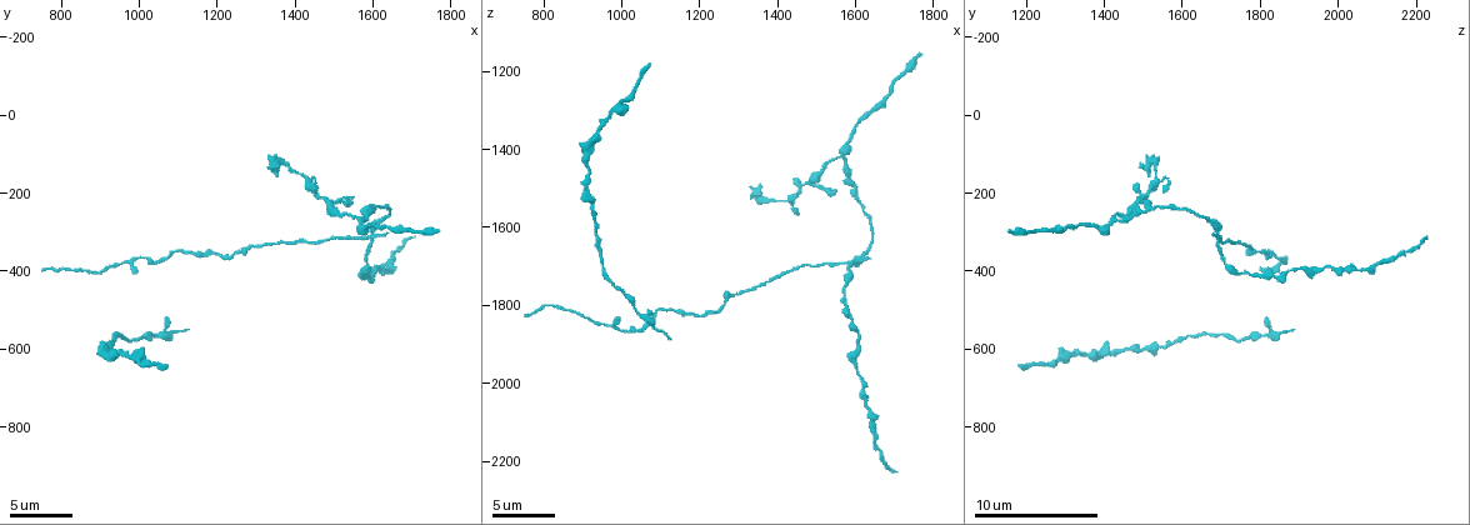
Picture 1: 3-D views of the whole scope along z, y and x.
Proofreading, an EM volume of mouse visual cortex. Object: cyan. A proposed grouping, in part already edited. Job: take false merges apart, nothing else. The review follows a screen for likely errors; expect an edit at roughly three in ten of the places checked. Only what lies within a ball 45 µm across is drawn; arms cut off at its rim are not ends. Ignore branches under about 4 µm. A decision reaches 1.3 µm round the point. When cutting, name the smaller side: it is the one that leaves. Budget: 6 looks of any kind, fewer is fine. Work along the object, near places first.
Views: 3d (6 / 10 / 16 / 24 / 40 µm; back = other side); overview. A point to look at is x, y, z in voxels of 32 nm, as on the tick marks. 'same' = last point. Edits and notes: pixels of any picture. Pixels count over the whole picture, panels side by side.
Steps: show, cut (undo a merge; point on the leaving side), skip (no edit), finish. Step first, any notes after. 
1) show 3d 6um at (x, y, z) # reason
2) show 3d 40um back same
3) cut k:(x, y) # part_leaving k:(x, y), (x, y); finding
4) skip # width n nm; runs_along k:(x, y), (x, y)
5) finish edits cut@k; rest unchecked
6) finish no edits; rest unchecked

show 3d 16um at (1465, 215, 1495) # three-way junction

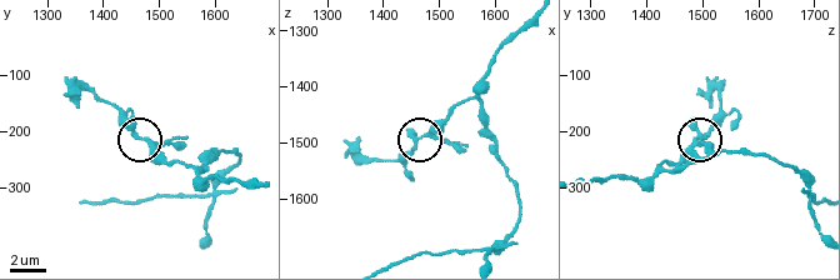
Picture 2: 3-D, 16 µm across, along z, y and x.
show 3d 6um at (1460, 205, 1495)

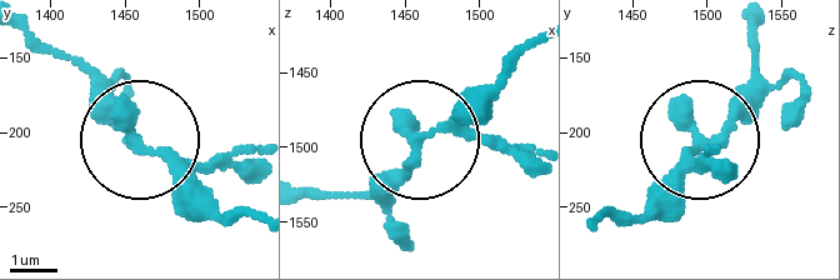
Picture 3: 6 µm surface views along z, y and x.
cut 3:(115, 118) # part_leaving 3:(169, 156), (29, 36); a second cell is stuck on

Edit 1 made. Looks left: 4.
show 3d 16um at (1595, 320, 1690) # four arms meet

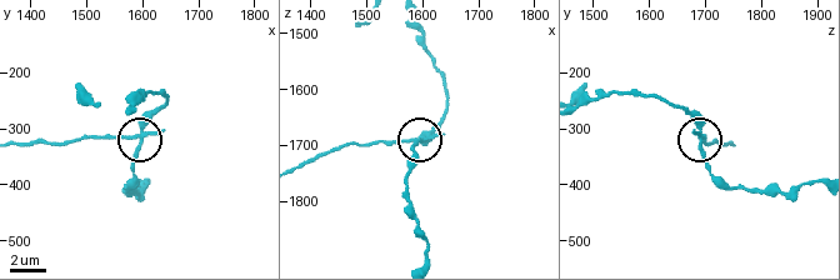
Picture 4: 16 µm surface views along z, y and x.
show 3d 16um back at (1600, 315, 1690)

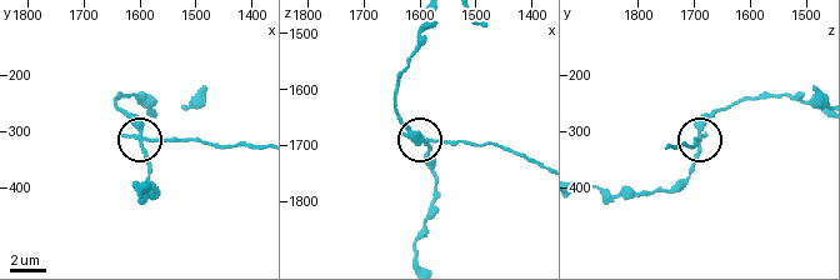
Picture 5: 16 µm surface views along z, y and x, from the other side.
cut 5:(166, 141) # part_leaving 5:(140, 138), (193, 138), (224, 146), (259, 146); a second cell is stuck on

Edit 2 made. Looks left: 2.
finish edits cut@3, cut@5; rest unchecked

